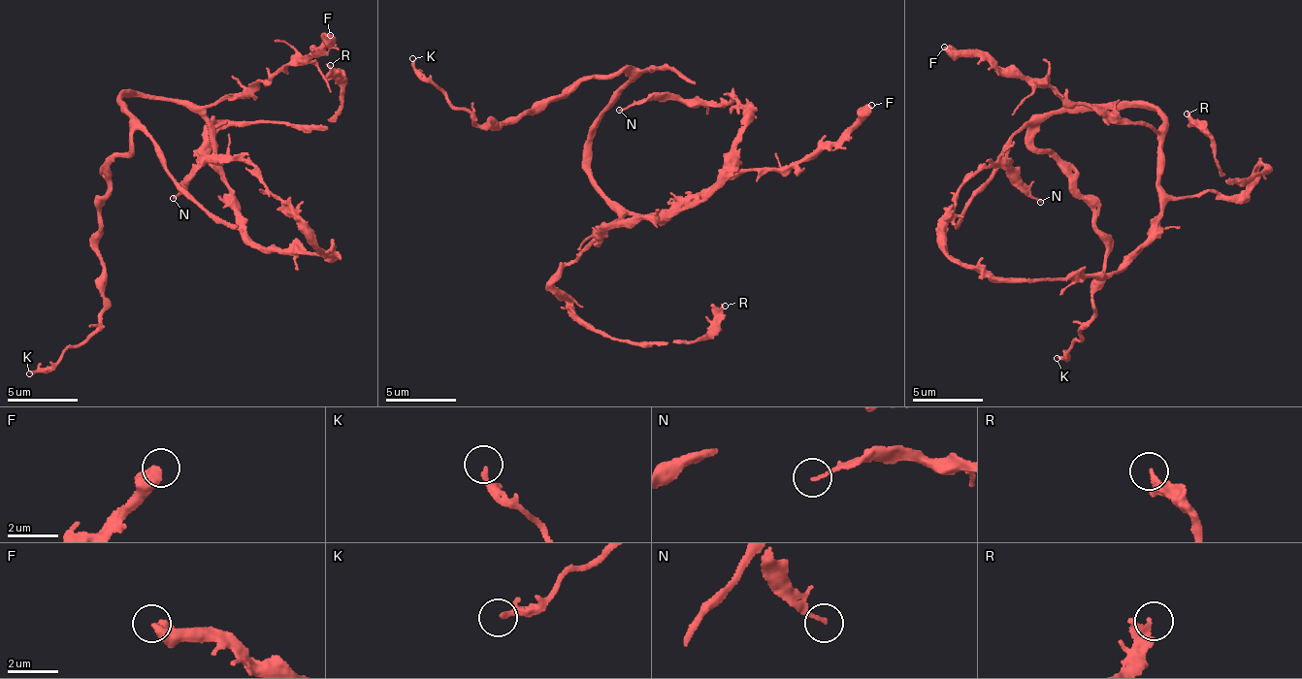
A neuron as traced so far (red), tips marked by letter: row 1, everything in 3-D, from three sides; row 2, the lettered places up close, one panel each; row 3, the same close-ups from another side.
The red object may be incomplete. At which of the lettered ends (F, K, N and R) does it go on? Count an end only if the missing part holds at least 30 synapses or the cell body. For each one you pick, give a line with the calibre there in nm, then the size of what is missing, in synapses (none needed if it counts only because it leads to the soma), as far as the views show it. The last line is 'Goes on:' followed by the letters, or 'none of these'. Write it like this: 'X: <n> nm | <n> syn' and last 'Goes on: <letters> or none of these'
Goes on: none of these

